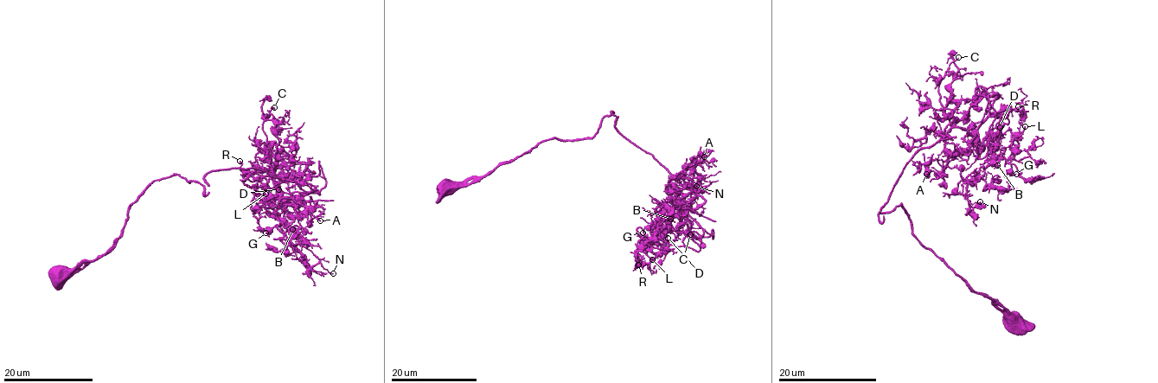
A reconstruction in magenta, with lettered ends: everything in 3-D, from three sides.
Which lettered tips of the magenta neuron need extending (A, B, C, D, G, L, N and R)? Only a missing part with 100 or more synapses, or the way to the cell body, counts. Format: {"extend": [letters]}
{"extend": []}

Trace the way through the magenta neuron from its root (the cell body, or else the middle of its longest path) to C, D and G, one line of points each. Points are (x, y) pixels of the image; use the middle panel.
C: (444, 185), (486, 176), (549, 139), (591, 138), (613, 115), (623, 136), (686, 186), (671, 195), (690, 234)
D: (444, 185), (549, 139), (591, 138), (613, 115), (705, 200), (688, 213), (698, 251), (668, 238)
G: (444, 185), (486, 176), (549, 139), (591, 138), (613, 115), (686, 186), (662, 203), (666, 228), (642, 232)

